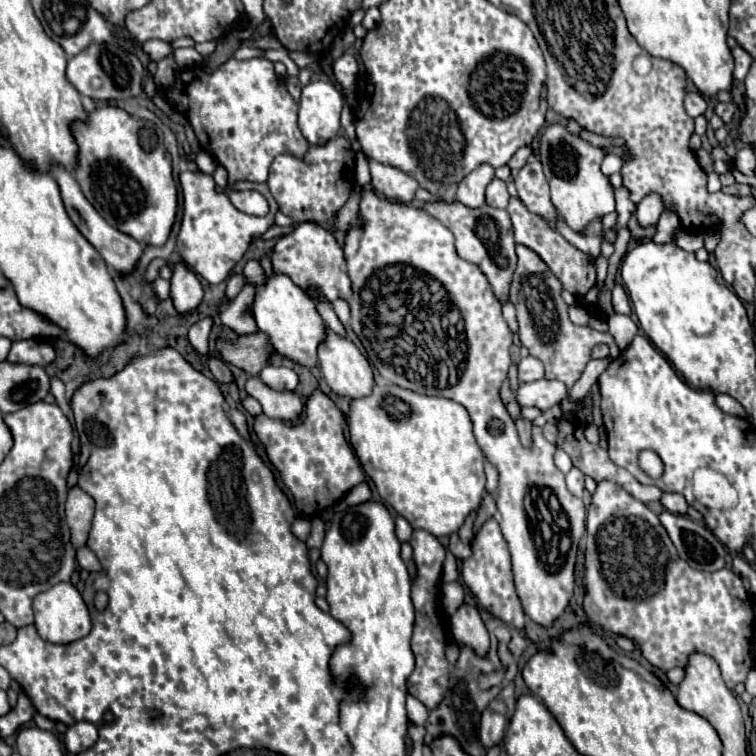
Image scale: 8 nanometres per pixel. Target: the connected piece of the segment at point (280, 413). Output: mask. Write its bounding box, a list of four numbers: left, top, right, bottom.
[245,377,303,421]

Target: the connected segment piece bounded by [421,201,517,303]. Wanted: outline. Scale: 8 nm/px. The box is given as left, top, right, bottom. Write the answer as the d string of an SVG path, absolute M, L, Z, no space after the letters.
M459 201L455 203L425 203L421 209L425 209L429 215L433 215L435 219L439 219L443 225L447 225L453 235L455 235L455 247L459 257L463 257L469 263L475 263L485 277L489 279L495 297L503 303L507 301L509 295L509 283L511 283L511 275L513 269L517 265L517 255L515 255L515 241L513 241L513 227L511 227L511 219L507 215L505 209L497 209L497 207L477 207L471 209Z

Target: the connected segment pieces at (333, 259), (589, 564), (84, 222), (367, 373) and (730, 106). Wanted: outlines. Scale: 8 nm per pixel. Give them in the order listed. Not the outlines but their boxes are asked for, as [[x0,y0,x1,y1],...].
[[275,221,351,301],[585,479,755,689],[51,163,143,273],[317,329,373,399],[715,103,737,123]]

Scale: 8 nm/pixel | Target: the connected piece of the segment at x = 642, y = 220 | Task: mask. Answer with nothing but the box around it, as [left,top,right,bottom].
[637,195,663,227]

